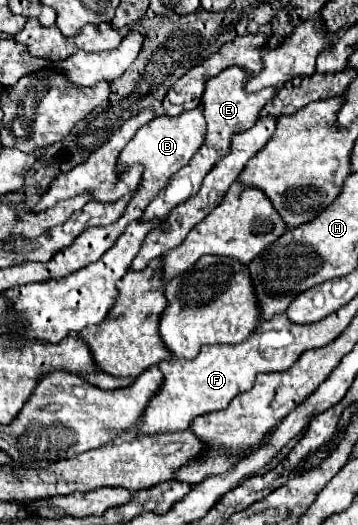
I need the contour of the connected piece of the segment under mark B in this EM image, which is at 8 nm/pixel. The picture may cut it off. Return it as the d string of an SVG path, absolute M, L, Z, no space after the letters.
M201 107L191 109L189 113L181 113L181 117L161 115L161 117L155 117L153 121L149 121L147 125L143 125L135 133L135 137L125 145L125 149L119 155L119 163L117 163L117 173L127 171L133 165L143 165L145 167L141 183L139 183L139 189L133 193L131 201L127 203L121 221L137 221L137 219L141 219L145 207L167 185L169 177L191 161L191 157L201 147L203 139L205 139L205 119L203 119L203 113L201 113Z

